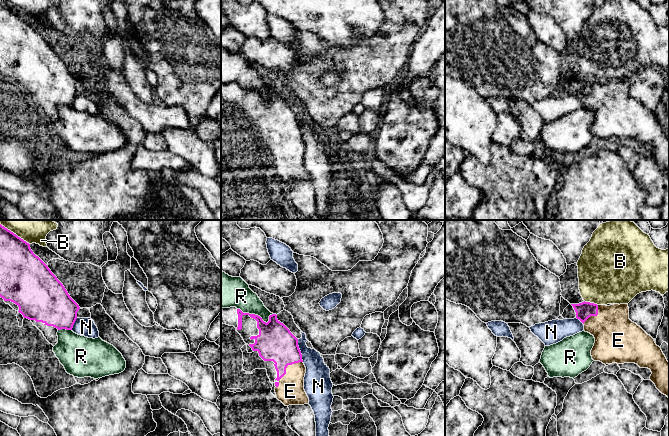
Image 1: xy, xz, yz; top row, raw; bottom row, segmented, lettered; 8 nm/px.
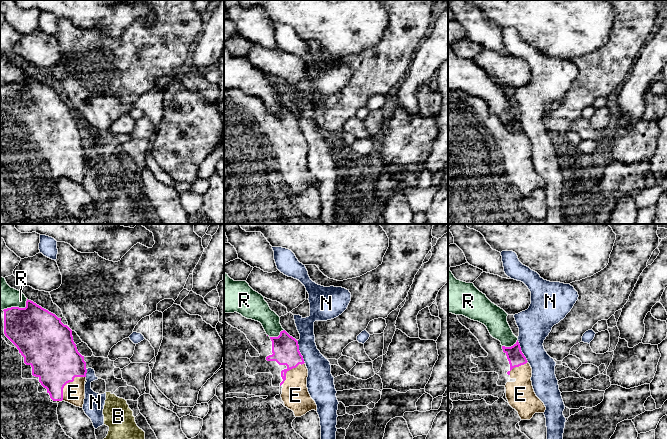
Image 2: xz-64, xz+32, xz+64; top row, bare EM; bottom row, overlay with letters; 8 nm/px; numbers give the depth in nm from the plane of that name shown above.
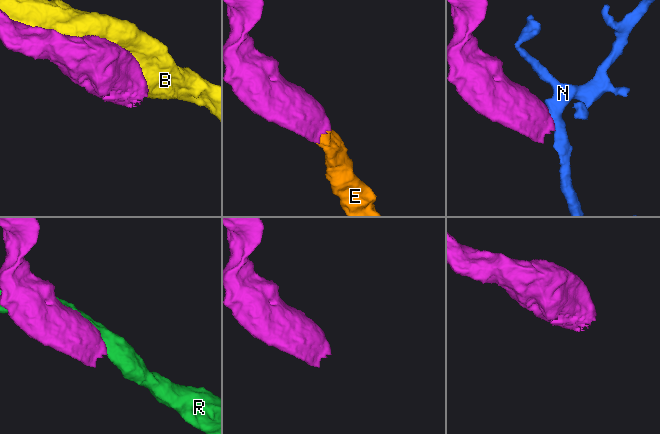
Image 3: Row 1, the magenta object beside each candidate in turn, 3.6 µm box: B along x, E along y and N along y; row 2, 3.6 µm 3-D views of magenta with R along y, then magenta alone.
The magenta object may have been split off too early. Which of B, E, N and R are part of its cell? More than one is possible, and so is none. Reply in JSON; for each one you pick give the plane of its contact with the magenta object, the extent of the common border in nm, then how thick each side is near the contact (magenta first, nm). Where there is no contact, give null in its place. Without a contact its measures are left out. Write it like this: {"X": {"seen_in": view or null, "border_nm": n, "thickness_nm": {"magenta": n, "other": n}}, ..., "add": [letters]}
{"E": {"seen_in": "xz", "border_nm": 260, "thickness_nm": {"magenta": 300, "other": 220}}, "add": ["E"]}

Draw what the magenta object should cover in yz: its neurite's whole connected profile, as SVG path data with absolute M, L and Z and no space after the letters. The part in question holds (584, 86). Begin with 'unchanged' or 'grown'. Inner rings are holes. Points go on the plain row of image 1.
grown; M584 77L571 81L576 88L576 94L584 100L584 107L595 114L591 126L594 137L600 137L605 141L635 139L640 144L648 144L652 148L649 156L662 170L669 174L669 138L654 115L629 95L628 80L606 82Z

